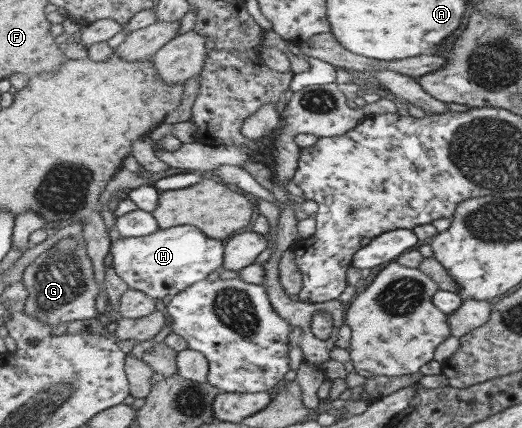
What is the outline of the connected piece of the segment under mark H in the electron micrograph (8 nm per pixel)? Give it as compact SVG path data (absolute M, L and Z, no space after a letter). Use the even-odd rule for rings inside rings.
M192 225L175 226L169 229L160 229L154 234L138 237L120 237L111 243L110 254L112 264L116 273L128 283L130 289L144 291L152 298L164 298L170 294L172 297L188 289L192 284L196 284L210 276L214 270L218 270L224 264L224 242L220 239L212 238L200 228Z

